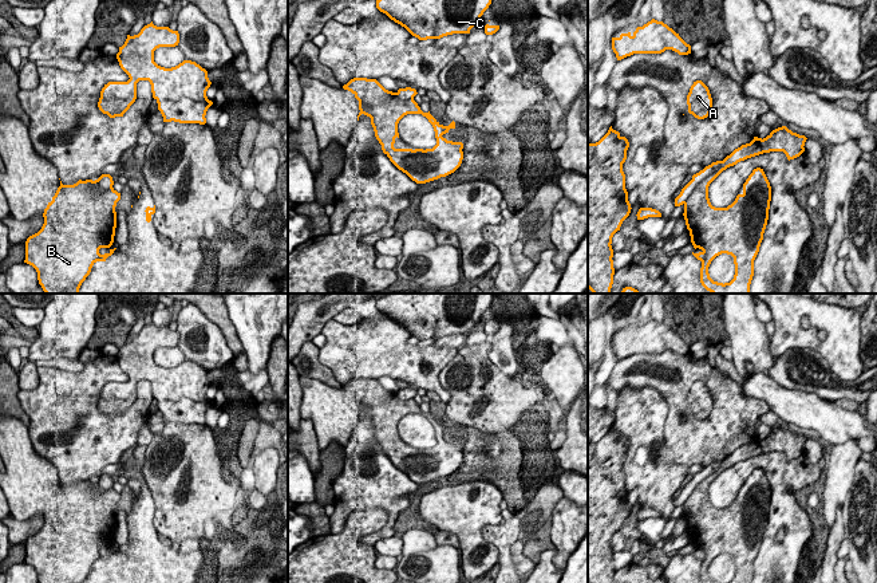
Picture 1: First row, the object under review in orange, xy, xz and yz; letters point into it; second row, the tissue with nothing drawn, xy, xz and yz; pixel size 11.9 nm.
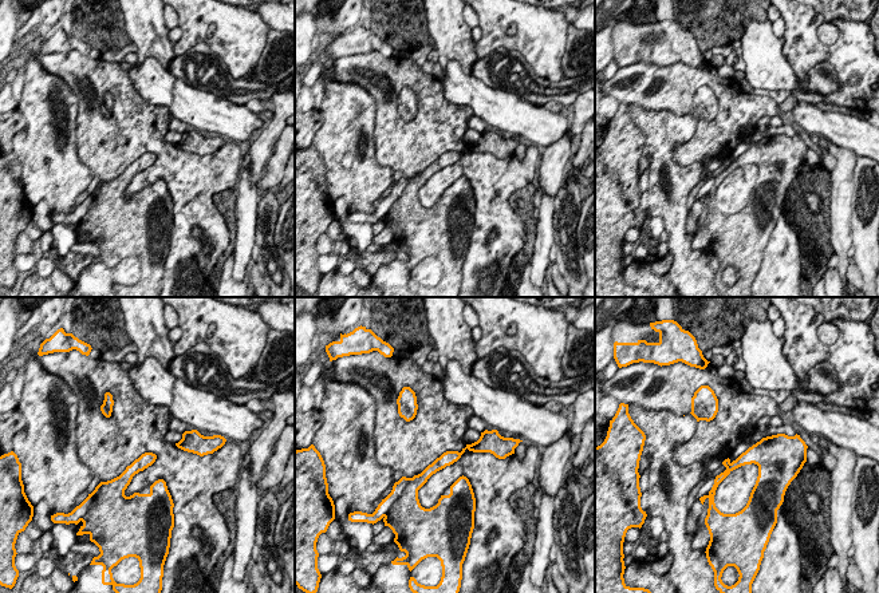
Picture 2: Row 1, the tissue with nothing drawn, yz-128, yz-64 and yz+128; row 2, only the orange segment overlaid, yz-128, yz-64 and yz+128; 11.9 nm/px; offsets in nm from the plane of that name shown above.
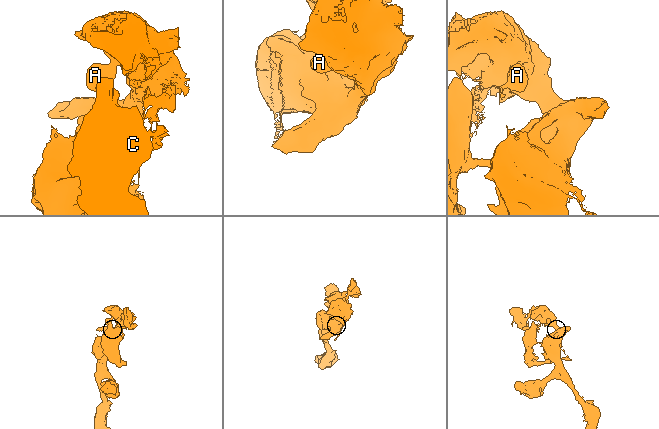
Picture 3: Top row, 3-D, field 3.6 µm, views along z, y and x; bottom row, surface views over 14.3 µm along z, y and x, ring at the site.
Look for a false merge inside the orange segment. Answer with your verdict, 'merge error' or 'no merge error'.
merge error

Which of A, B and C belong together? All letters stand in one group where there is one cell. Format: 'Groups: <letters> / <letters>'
Groups: A B / C

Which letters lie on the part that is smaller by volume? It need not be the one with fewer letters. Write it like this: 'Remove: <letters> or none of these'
Remove: C

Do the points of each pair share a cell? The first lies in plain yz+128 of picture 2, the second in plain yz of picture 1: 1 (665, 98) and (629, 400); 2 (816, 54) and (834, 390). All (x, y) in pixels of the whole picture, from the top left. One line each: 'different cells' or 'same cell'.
1: different cells
2: different cells

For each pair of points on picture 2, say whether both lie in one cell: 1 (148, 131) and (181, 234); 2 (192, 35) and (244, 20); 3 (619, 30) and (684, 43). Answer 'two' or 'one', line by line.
1: one
2: one
3: one

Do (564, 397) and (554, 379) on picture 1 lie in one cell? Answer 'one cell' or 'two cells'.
one cell

